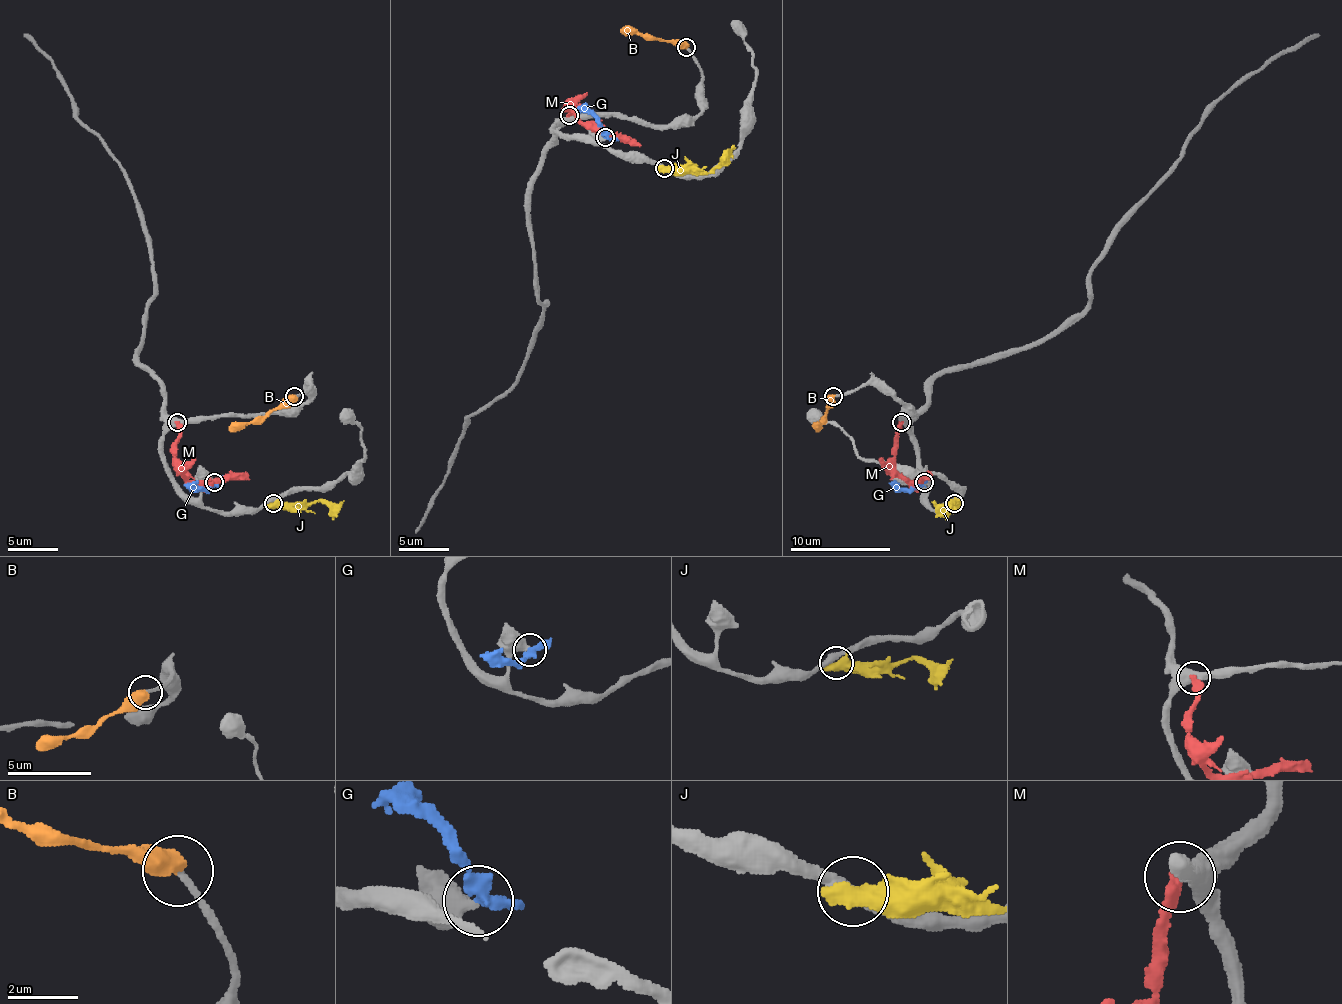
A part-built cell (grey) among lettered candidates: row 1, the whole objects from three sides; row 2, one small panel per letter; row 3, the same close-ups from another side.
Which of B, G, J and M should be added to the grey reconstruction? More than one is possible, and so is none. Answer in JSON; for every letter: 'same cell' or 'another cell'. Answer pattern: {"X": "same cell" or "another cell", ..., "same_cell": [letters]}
{"B": "same cell", "G": "another cell", "J": "another cell", "M": "another cell", "same_cell": ["B"]}

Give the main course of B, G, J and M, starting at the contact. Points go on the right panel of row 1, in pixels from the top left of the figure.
B: (834, 395), (816, 431)
G: (925, 481), (907, 488), (897, 483), (897, 486)
J: (955, 504), (960, 501), (932, 501)
M: (902, 423), (894, 468), (910, 481), (932, 476)

